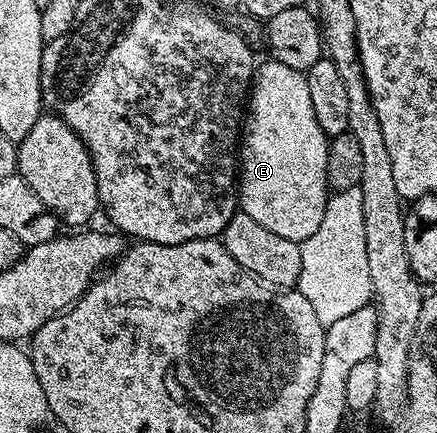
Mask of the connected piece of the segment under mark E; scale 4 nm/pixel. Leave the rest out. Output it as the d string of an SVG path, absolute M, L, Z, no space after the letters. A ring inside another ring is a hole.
M274 59L256 68L249 90L249 112L241 129L241 144L237 149L237 201L249 219L257 219L261 227L281 235L281 239L303 241L317 231L325 215L329 198L327 184L328 136L313 115L307 78L300 70L285 67Z

